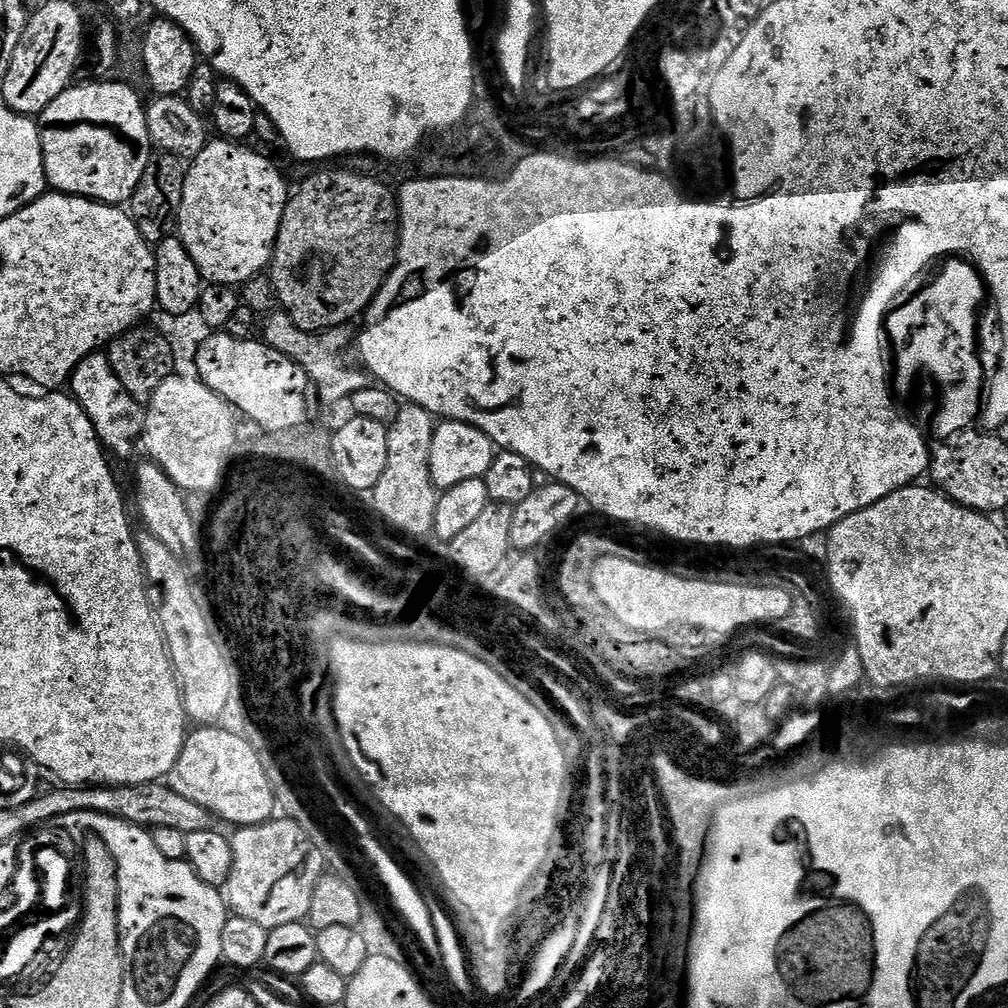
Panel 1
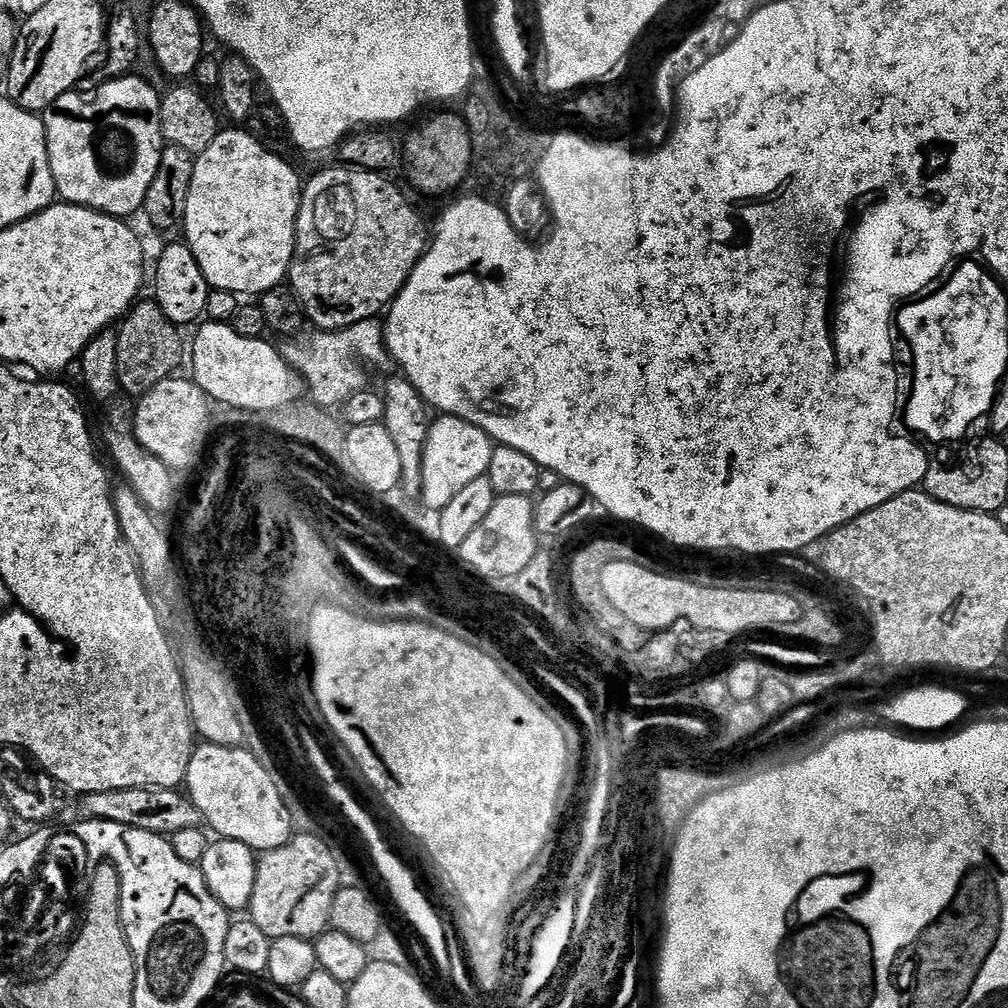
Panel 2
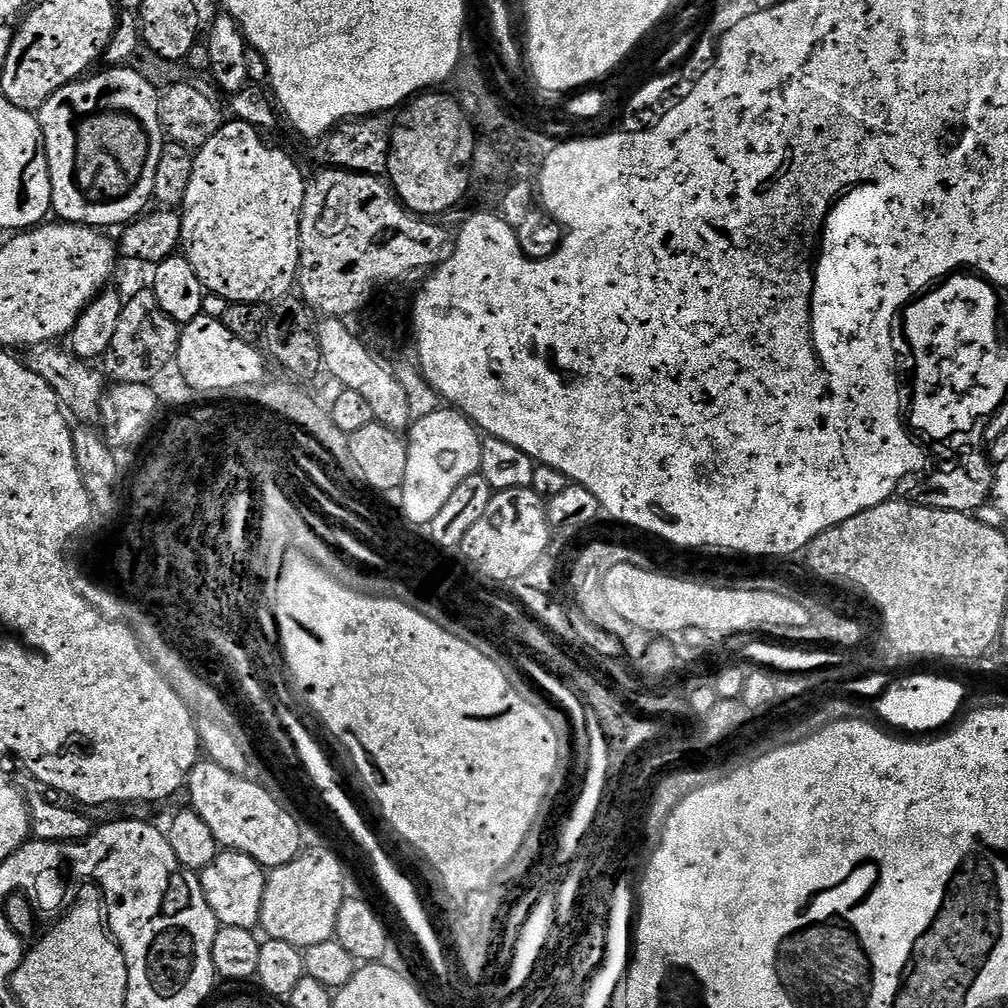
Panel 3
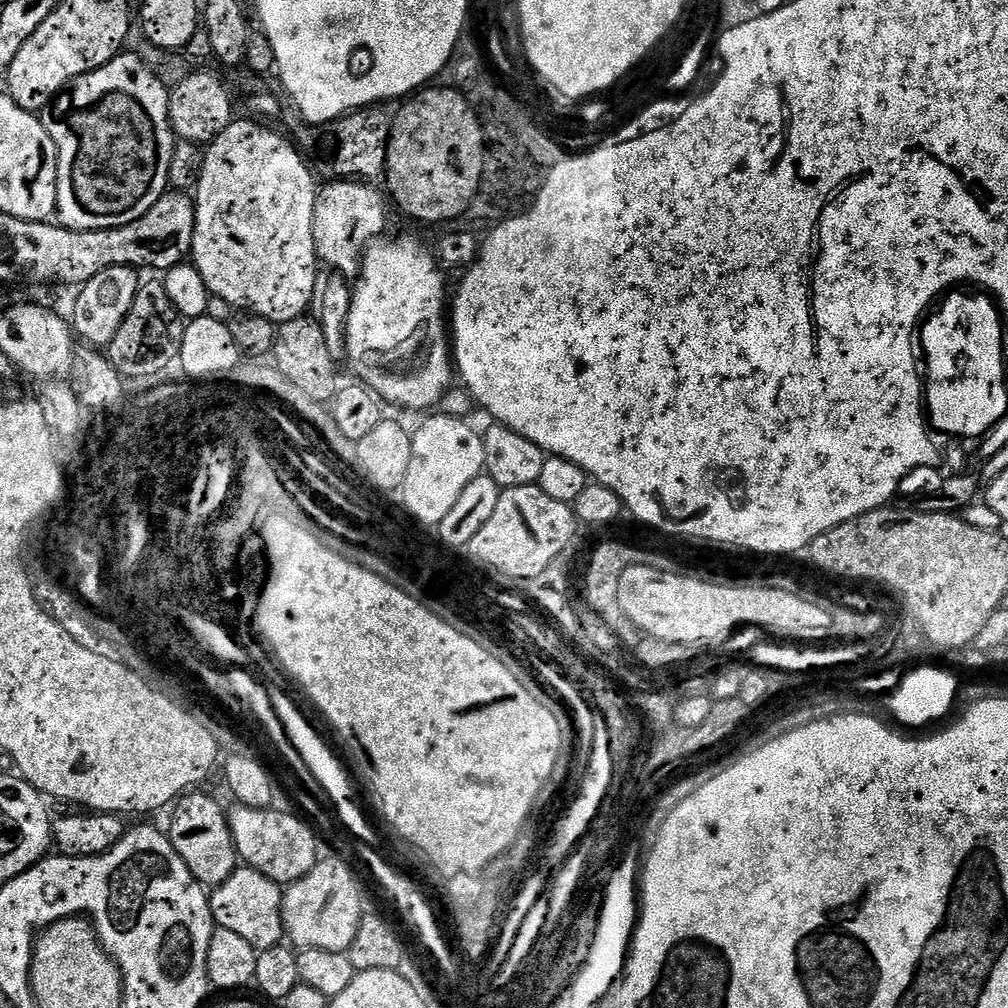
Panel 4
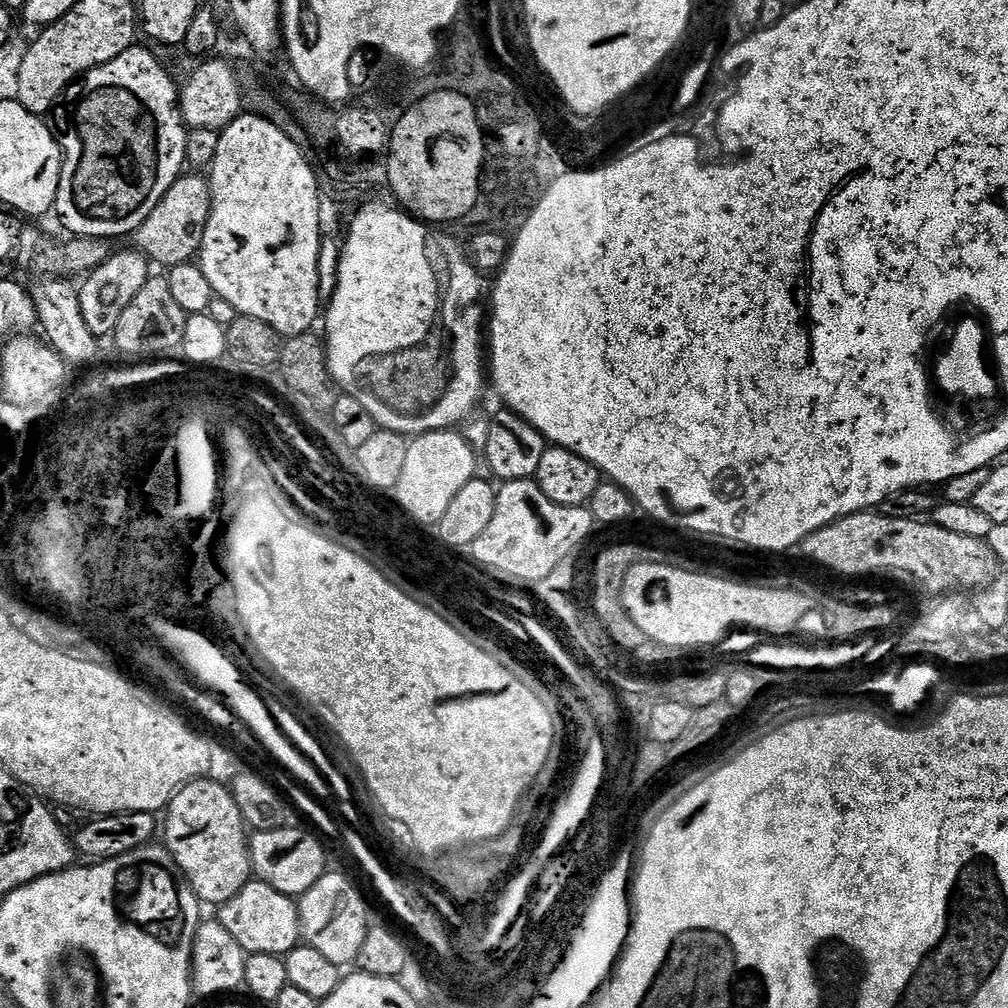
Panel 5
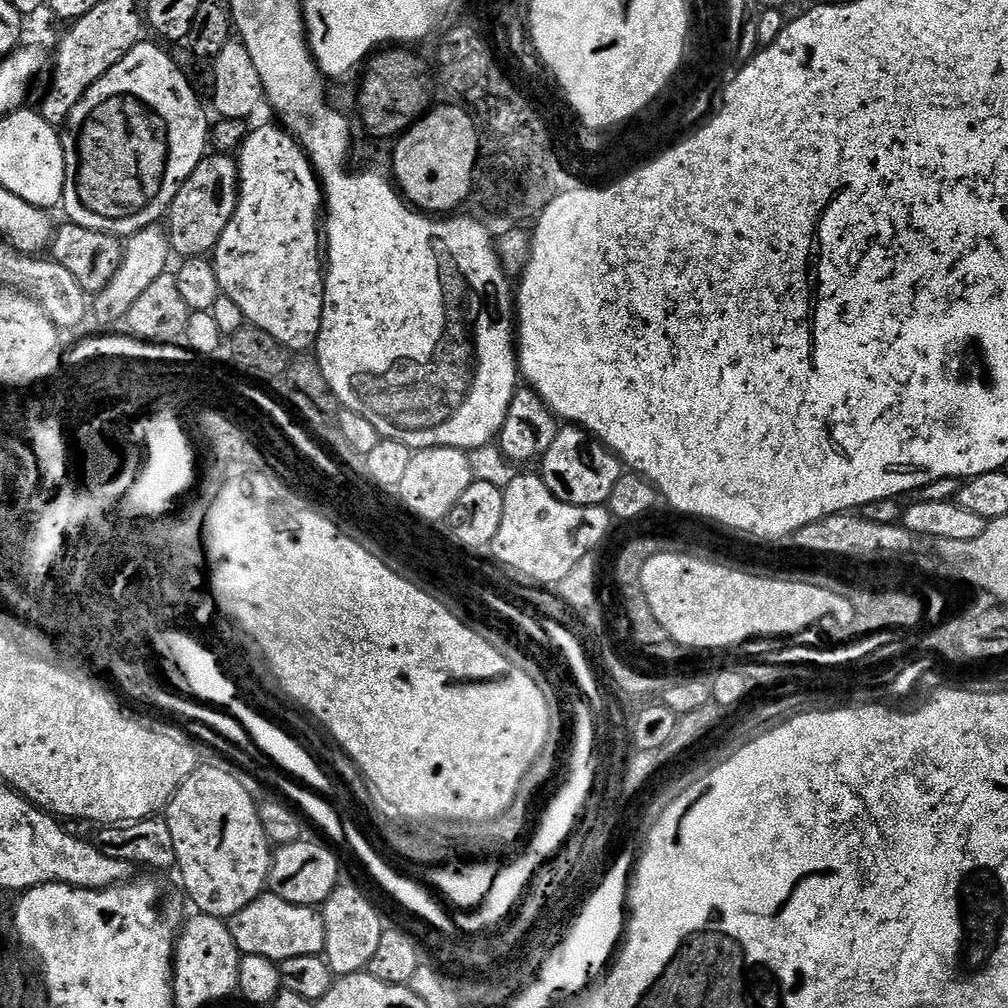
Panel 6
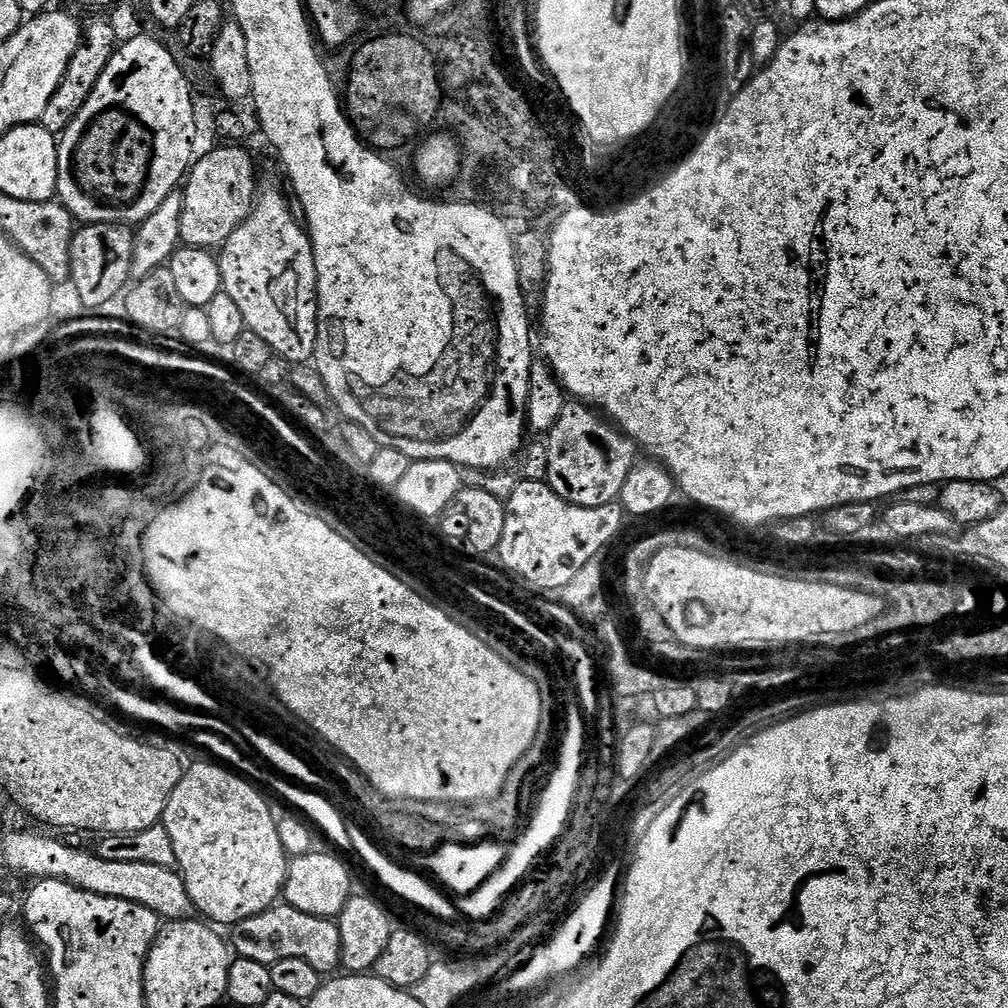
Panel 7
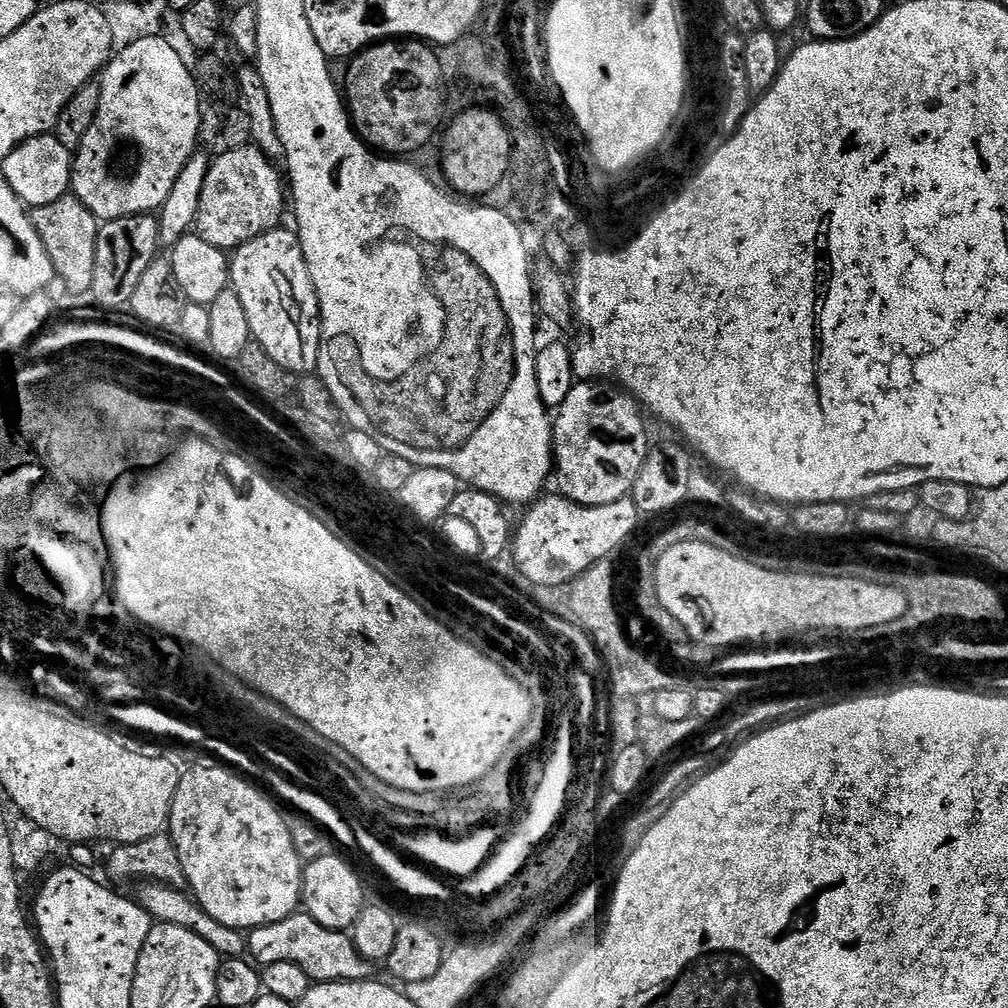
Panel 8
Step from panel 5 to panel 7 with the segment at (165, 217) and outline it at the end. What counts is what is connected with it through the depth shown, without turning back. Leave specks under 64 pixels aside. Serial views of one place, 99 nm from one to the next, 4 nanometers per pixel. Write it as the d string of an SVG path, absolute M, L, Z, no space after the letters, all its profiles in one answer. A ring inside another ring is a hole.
M224 146L193 163L182 188L181 241L189 248L219 249L252 215L258 203L256 164L244 146Z

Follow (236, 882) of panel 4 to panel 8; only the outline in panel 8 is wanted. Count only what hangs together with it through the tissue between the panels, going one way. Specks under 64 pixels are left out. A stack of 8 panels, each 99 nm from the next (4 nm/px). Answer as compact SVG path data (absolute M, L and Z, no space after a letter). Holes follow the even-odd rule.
M303 910L296 911L282 922L270 922L270 926L258 926L246 936L246 952L257 965L270 962L294 962L302 966L306 974L318 984L342 984L373 979L373 961L362 958L347 931L330 930Z

